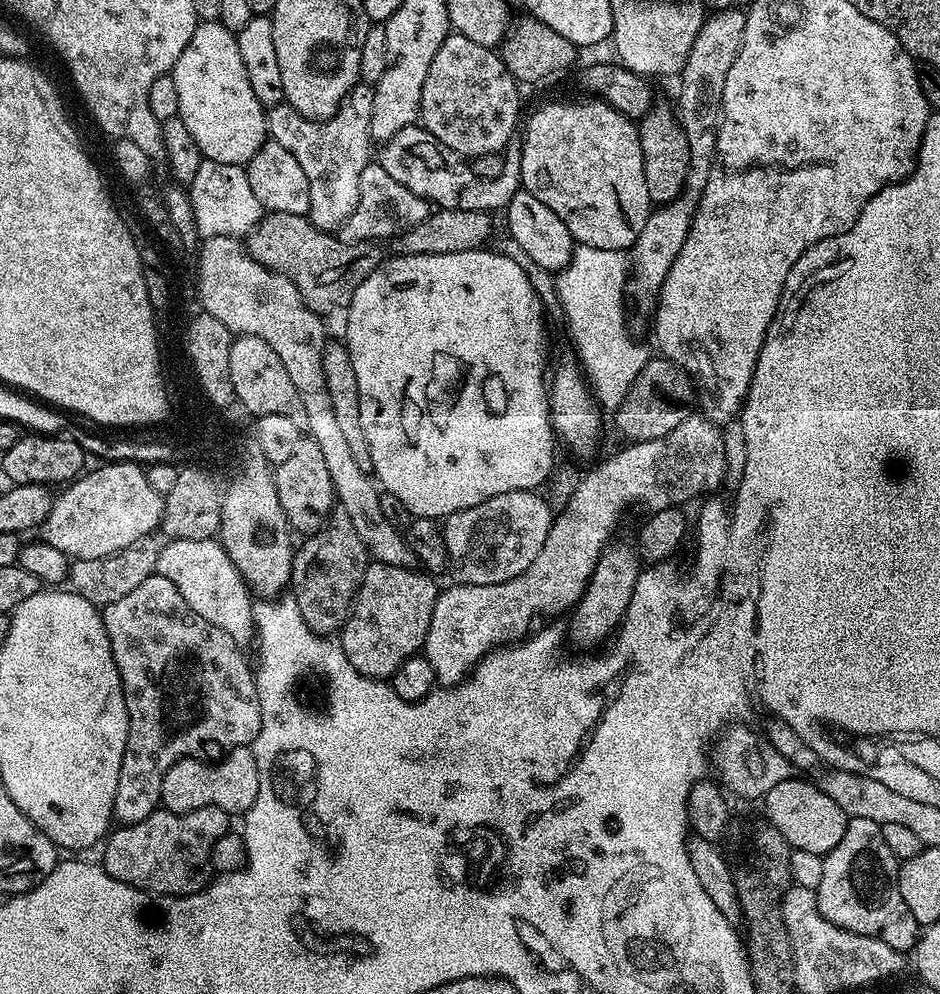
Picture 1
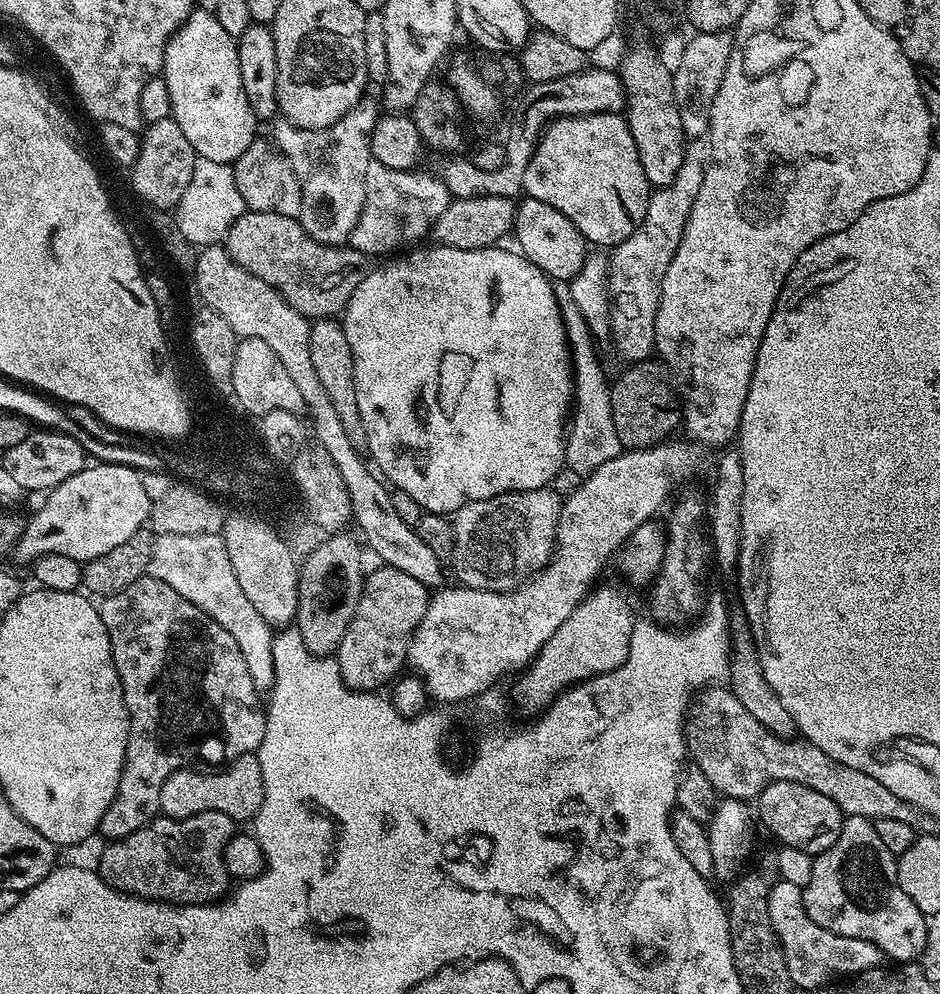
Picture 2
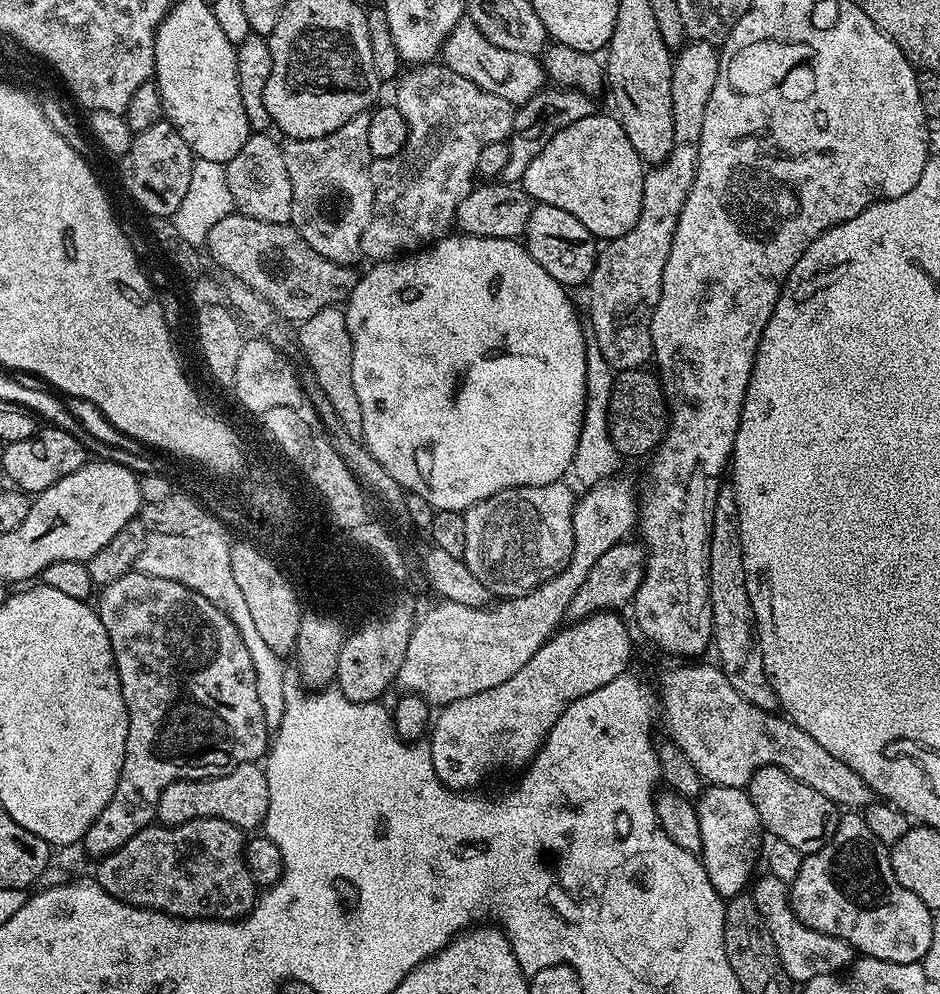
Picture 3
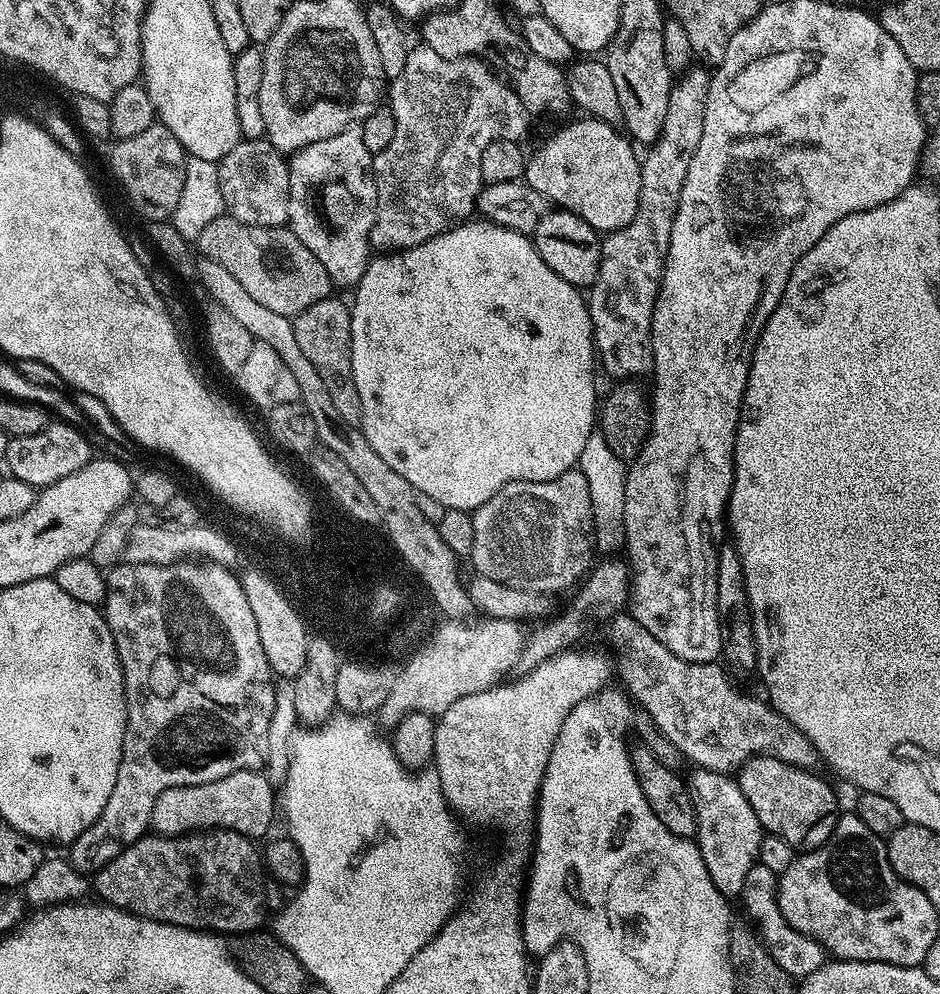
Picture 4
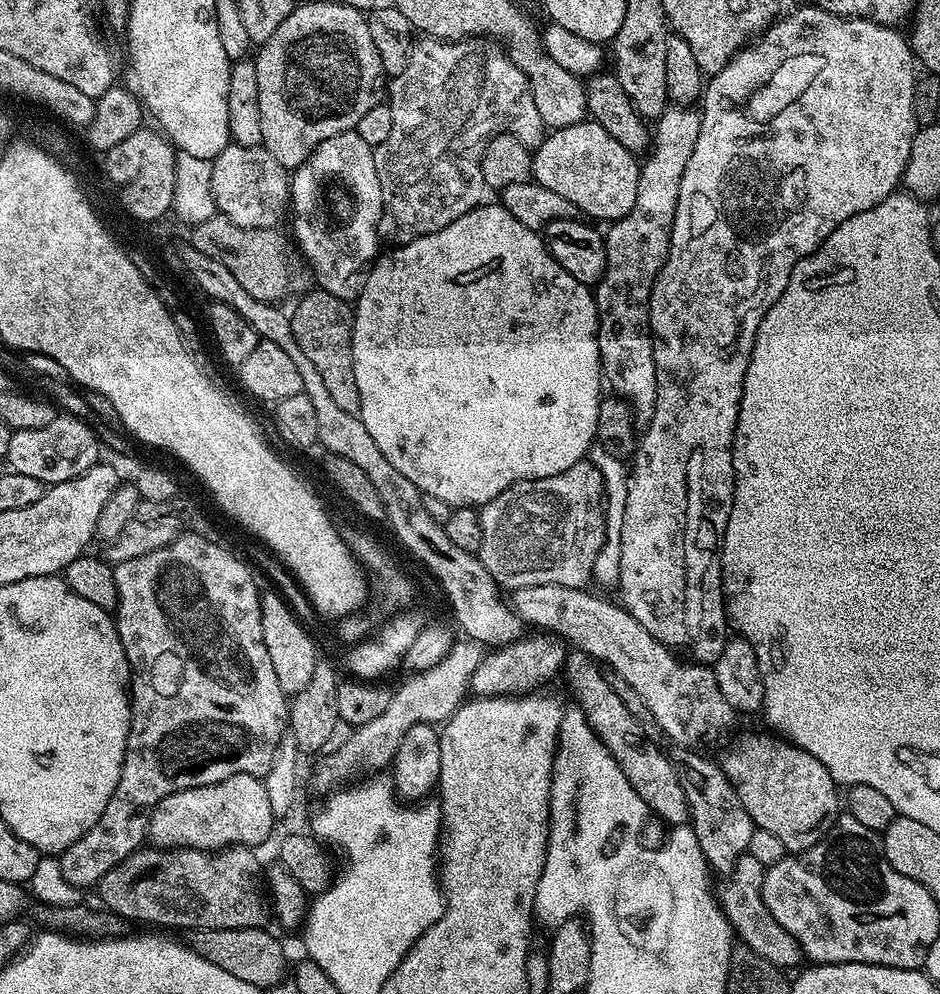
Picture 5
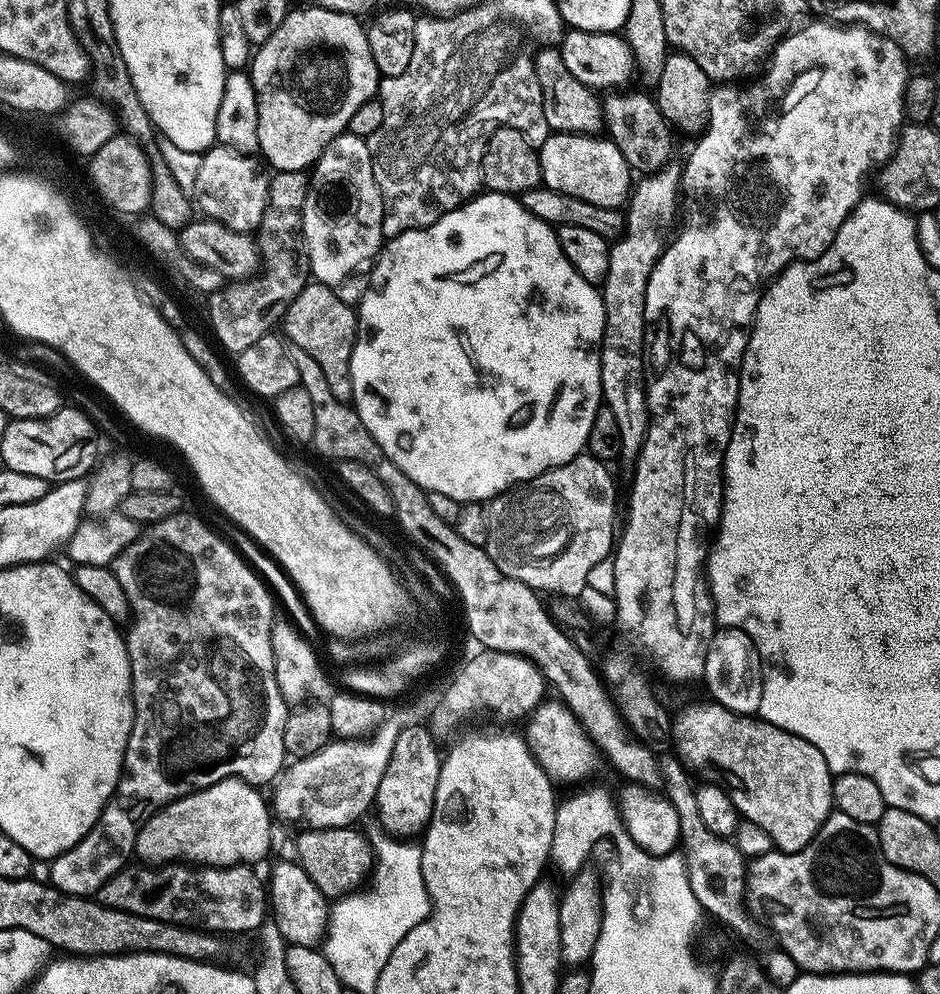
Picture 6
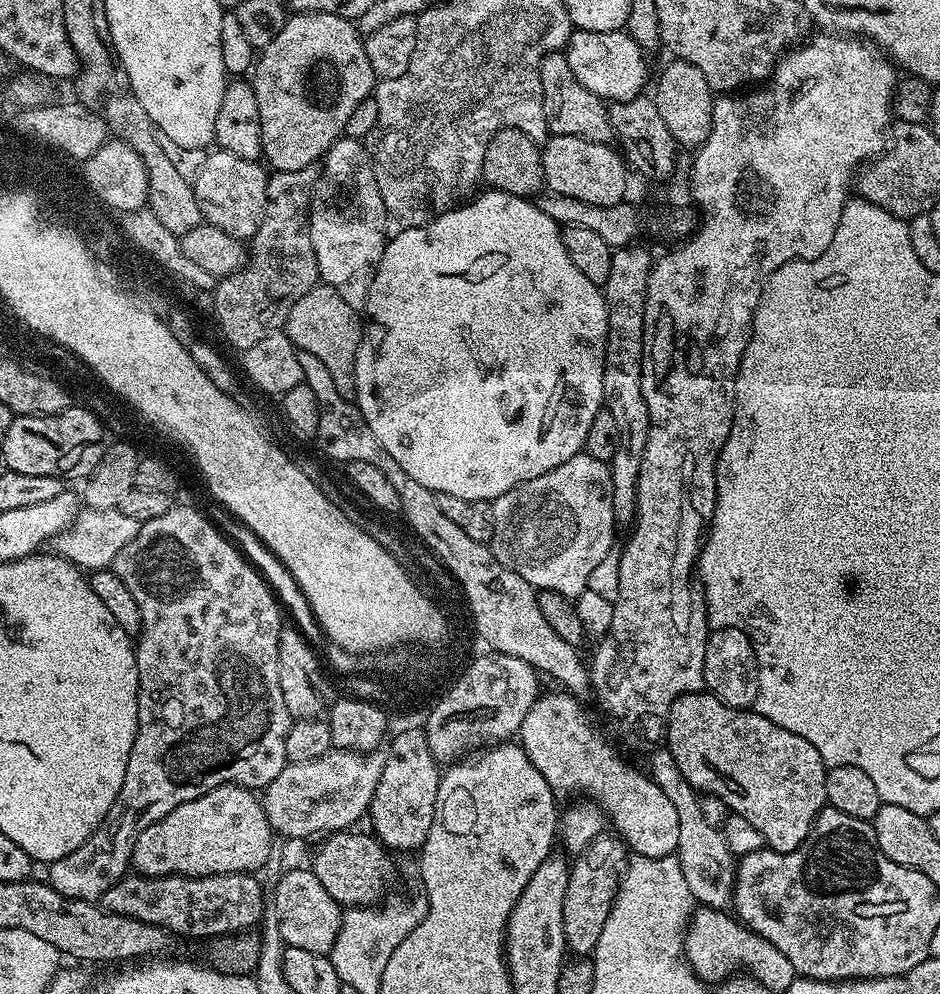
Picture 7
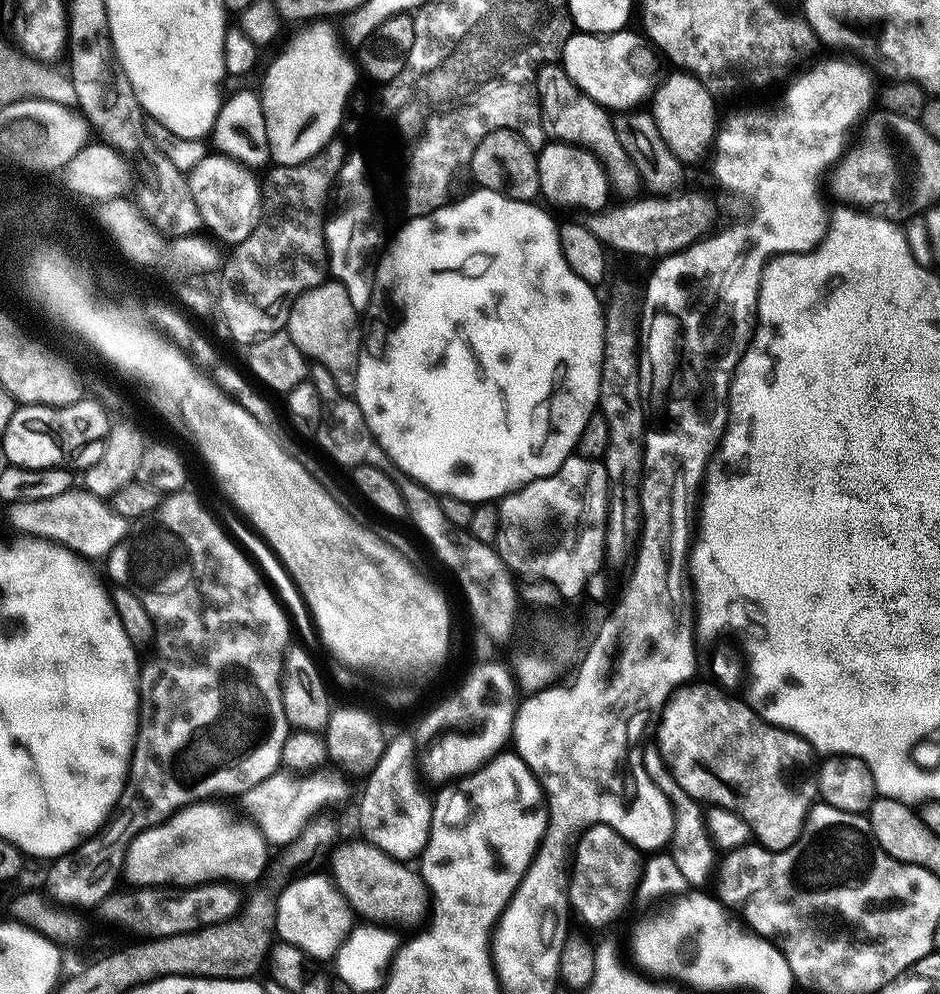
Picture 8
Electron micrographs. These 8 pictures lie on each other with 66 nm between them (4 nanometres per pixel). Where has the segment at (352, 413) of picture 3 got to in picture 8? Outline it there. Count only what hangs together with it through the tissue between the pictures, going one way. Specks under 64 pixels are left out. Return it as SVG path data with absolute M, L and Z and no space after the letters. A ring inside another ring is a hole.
M325 282L300 293L288 309L286 331L288 337L302 350L312 364L320 364L334 378L336 387L345 394L355 393L358 362L362 351L362 320L358 309L350 302L346 286Z

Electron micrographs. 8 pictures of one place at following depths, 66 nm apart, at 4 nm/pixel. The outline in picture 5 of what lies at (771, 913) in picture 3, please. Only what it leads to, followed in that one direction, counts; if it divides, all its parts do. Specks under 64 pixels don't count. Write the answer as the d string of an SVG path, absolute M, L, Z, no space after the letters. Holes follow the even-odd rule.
M743 855L737 861L734 871L731 873L729 884L719 885L718 899L724 916L731 922L739 943L745 944L754 954L766 958L774 967L781 970L788 968L799 969L801 967L802 953L794 934L782 930L774 914L766 908L766 902L762 898L762 882L764 881L765 865L758 862L758 858Z

